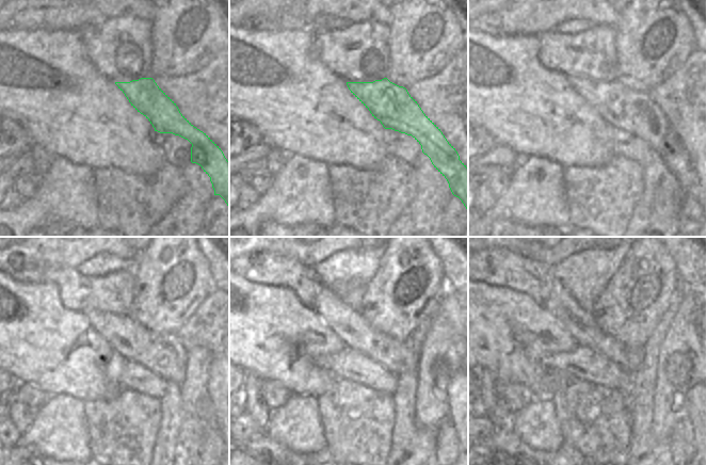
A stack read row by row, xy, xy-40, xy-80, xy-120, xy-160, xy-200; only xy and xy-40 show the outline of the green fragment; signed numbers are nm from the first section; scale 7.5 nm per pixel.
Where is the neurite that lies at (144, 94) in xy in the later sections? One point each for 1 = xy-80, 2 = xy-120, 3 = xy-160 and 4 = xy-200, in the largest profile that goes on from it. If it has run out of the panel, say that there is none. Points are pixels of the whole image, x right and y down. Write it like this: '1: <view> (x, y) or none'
1: xy-80 (636, 112)
2: xy-120 (162, 353)
3: xy-160 (397, 357)
4: xy-200 (579, 323)

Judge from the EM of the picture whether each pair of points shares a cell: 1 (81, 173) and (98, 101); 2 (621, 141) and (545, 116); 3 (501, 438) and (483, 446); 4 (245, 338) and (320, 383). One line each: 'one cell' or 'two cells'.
1: two cells
2: two cells
3: one cell
4: one cell

